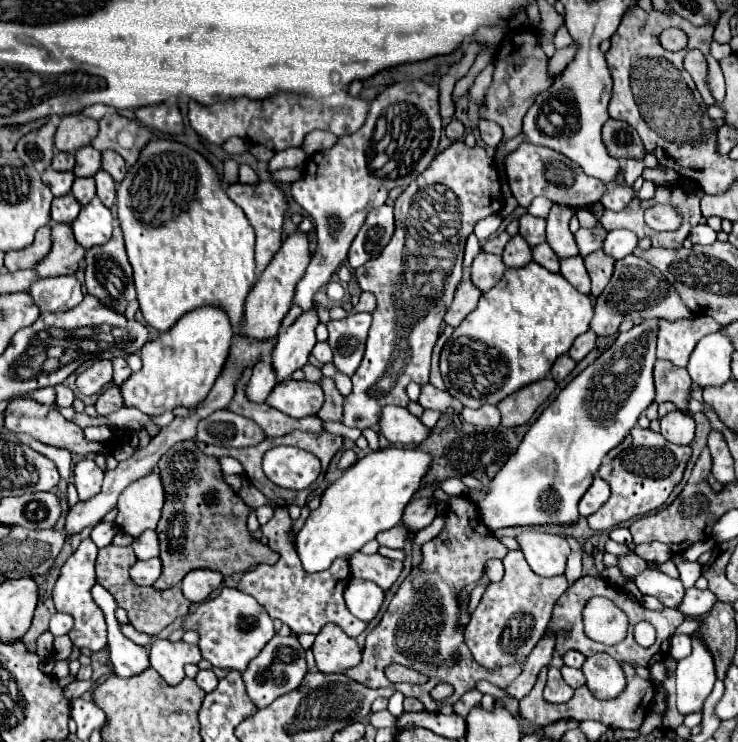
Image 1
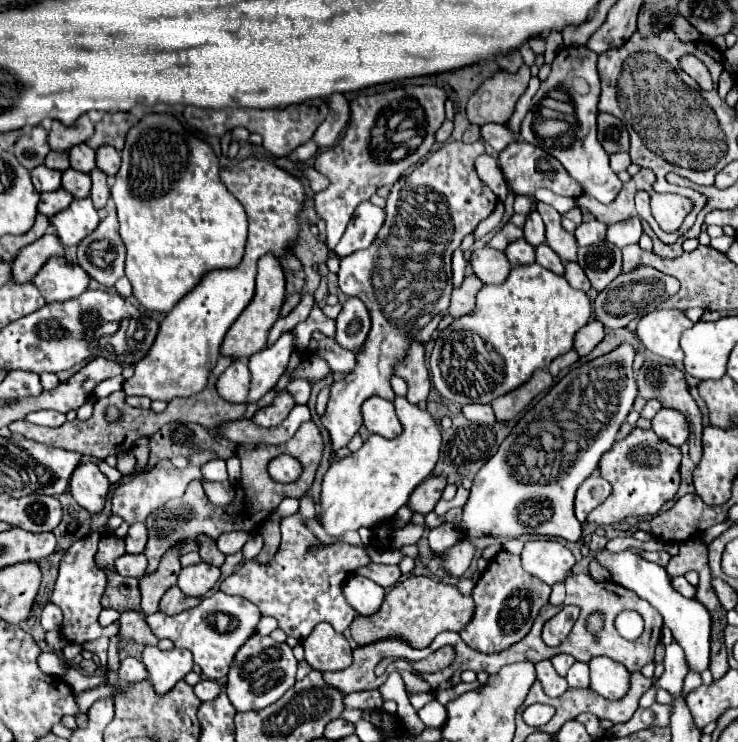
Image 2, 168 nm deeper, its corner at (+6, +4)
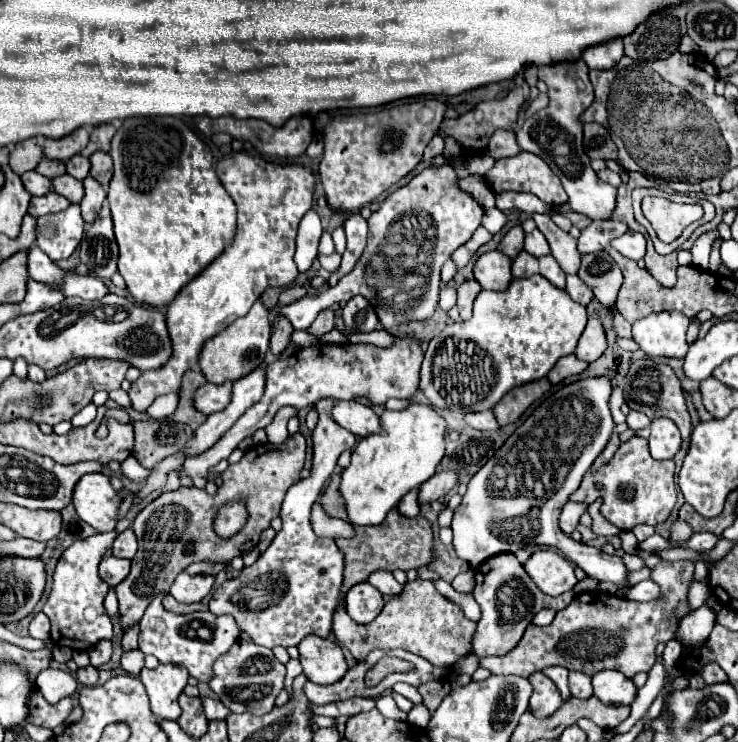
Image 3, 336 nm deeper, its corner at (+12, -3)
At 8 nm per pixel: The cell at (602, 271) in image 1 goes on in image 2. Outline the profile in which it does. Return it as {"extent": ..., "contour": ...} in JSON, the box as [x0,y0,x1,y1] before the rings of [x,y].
{"extent":[578,242,622,292],"contour":[[[600,242],[578,250],[578,264],[592,282],[592,288],[602,292],[622,272],[622,252],[610,242]]]}

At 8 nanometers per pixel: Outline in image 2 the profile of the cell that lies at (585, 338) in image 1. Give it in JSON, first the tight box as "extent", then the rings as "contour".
{"extent":[574,320,604,356],"contour":[[[590,320],[584,328],[578,330],[576,340],[574,340],[574,350],[580,356],[590,354],[600,342],[604,340],[604,326],[598,320]]]}

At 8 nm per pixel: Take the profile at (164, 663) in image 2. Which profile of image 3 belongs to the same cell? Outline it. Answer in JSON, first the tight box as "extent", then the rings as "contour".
{"extent":[140,665,188,721],"contour":[[[158,665],[156,669],[144,667],[140,679],[150,697],[150,709],[154,715],[176,721],[180,717],[178,695],[186,687],[188,671],[182,665]]]}

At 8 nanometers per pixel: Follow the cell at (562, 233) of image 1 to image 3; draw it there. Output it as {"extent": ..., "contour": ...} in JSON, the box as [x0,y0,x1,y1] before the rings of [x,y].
{"extent":[532,215,580,273],"contour":[[[532,215],[536,221],[536,227],[544,233],[550,245],[552,257],[558,261],[558,265],[564,269],[564,273],[576,273],[580,267],[580,253],[576,249],[576,239],[572,239],[568,233],[564,233],[560,227],[554,225],[550,215]]]}

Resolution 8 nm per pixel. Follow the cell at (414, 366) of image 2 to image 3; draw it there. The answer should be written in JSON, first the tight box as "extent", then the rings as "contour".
{"extent":[178,337,424,489],"contour":[[[396,337],[396,343],[388,349],[376,347],[376,345],[324,345],[318,343],[296,351],[292,357],[284,361],[272,361],[266,371],[266,391],[264,397],[252,405],[236,425],[232,425],[216,443],[216,447],[188,457],[178,475],[186,475],[194,481],[196,487],[204,489],[208,471],[216,467],[222,459],[226,459],[242,439],[250,437],[256,429],[268,427],[276,415],[276,411],[284,405],[292,407],[308,407],[314,405],[318,399],[332,397],[332,399],[356,399],[356,397],[368,397],[372,403],[384,405],[390,397],[396,399],[412,399],[420,385],[420,363],[424,359],[424,353],[420,345],[412,339]]]}

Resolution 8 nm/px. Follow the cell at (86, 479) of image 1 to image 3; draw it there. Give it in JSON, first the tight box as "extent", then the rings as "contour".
{"extent":[72,473,120,533],"contour":[[[102,473],[84,475],[72,495],[72,503],[82,521],[92,525],[98,533],[114,531],[120,507],[120,495],[112,489],[110,479]]]}

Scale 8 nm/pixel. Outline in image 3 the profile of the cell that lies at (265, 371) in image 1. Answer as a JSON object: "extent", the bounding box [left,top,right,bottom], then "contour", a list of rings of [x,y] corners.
{"extent":[194,381,232,415],"contour":[[[224,381],[222,385],[212,385],[206,383],[204,387],[200,387],[200,391],[196,391],[194,395],[194,403],[198,411],[204,411],[206,415],[216,413],[220,409],[224,409],[232,399],[232,381]]]}

